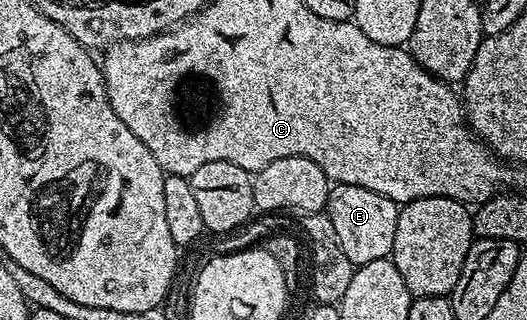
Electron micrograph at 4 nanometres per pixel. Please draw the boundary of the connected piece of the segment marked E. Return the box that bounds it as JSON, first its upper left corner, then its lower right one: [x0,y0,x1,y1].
[326,183,400,267]

